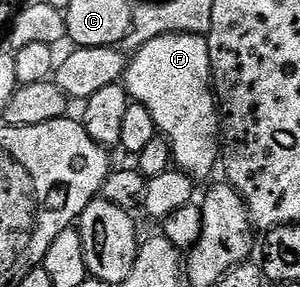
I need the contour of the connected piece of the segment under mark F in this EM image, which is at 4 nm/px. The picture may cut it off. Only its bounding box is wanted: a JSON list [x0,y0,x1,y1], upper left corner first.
[122,34,222,180]

